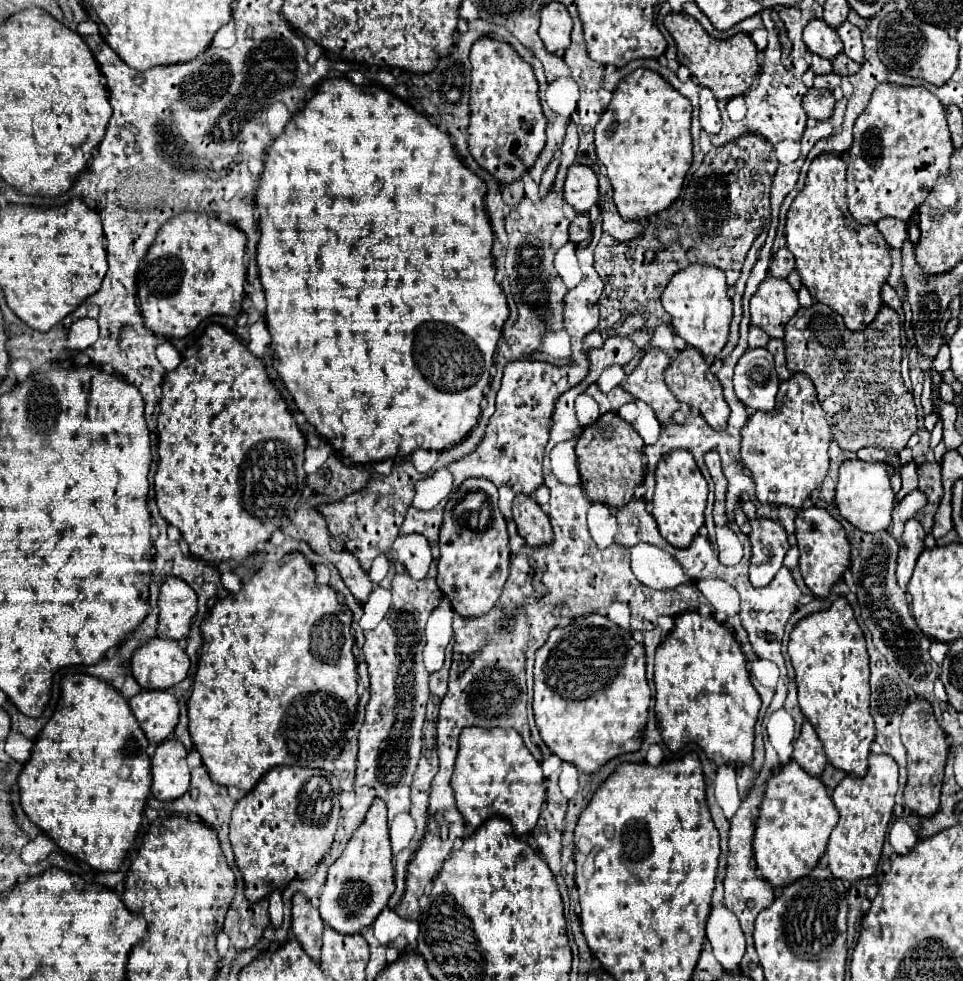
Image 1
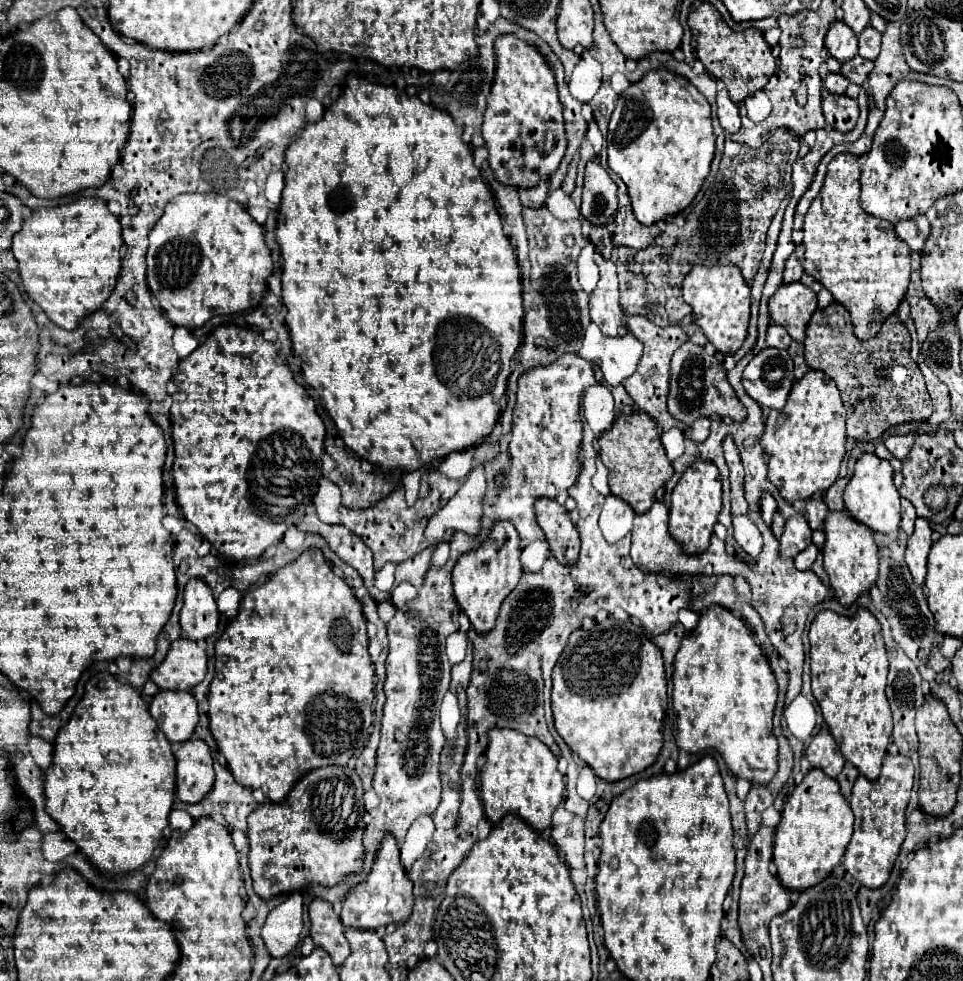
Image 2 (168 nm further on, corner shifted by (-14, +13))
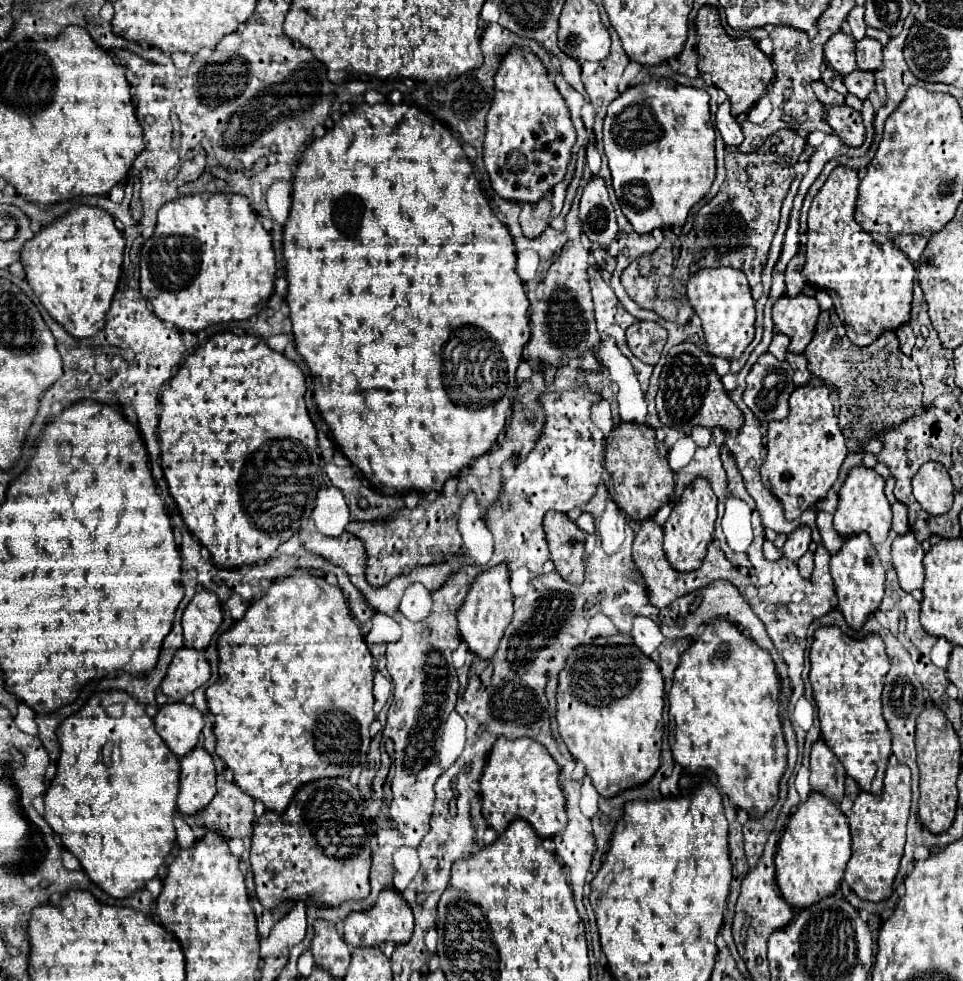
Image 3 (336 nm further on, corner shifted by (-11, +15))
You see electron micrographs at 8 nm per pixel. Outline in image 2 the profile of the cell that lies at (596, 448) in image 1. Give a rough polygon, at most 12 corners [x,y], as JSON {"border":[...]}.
{"border":[[621,412],[597,442],[637,514],[673,476],[655,420]]}

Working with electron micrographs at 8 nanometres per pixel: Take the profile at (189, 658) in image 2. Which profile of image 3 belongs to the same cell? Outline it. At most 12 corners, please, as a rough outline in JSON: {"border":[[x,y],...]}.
{"border":[[180,648],[162,680],[172,702],[206,684],[210,664],[200,652]]}

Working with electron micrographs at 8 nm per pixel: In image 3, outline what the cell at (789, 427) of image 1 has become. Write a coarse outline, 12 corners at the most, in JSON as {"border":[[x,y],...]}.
{"border":[[814,378],[768,424],[764,484],[786,520],[826,498],[848,454],[838,388]]}

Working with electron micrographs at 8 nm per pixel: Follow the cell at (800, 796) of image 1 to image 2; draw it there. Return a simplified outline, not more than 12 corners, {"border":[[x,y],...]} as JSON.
{"border":[[811,768],[775,828],[783,886],[805,890],[841,862],[853,812]]}

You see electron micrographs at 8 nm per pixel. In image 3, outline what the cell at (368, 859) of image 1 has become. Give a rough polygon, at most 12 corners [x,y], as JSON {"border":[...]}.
{"border":[[396,890],[344,920],[352,946],[406,944],[414,916]]}

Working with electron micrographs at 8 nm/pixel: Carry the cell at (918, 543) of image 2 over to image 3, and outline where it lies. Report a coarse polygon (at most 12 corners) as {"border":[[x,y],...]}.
{"border":[[912,532],[892,544],[904,592],[922,590],[924,550]]}

